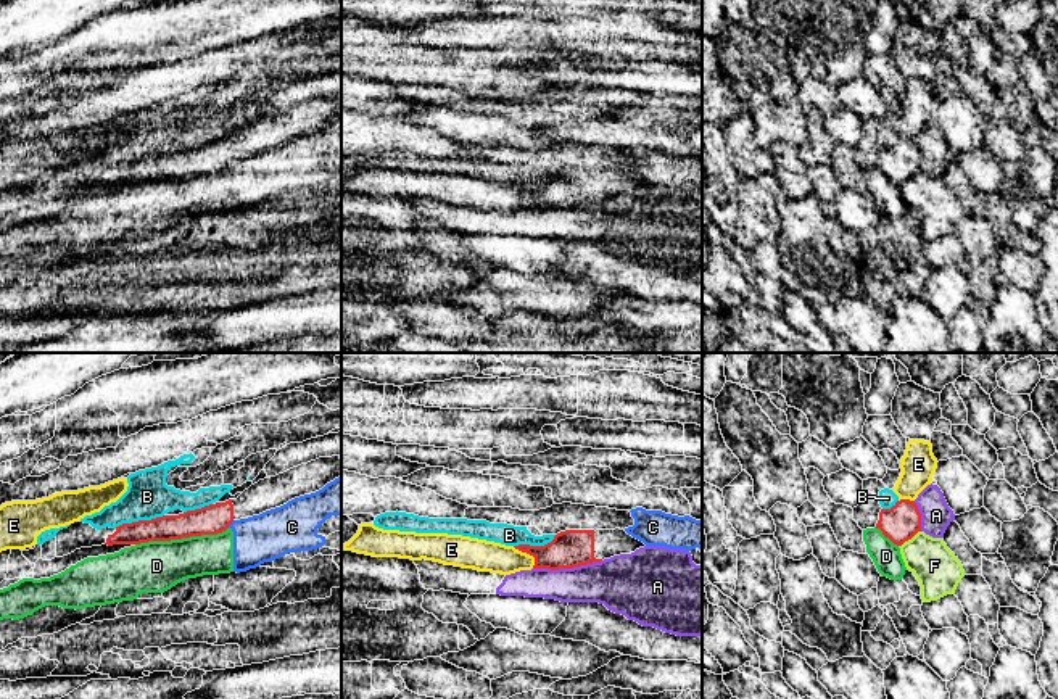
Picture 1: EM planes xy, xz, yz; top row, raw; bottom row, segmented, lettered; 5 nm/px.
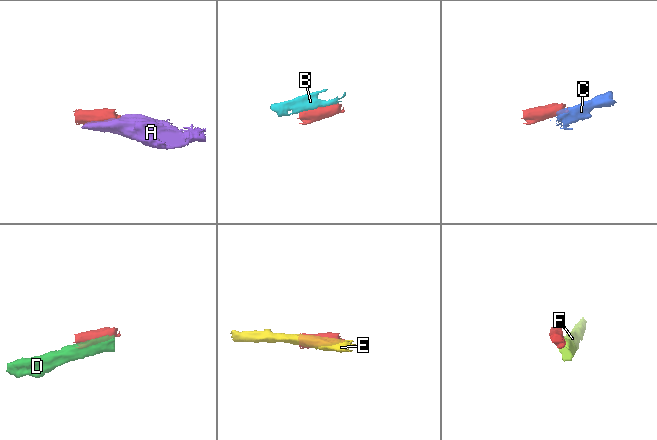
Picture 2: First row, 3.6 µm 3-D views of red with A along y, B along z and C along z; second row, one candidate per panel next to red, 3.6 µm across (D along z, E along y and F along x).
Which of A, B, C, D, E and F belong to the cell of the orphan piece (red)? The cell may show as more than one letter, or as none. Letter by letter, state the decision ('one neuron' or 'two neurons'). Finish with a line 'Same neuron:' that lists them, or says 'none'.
A: two neurons
B: two neurons
C: two neurons
D: two neurons
E: two neurons
F: two neurons
Same neuron: none

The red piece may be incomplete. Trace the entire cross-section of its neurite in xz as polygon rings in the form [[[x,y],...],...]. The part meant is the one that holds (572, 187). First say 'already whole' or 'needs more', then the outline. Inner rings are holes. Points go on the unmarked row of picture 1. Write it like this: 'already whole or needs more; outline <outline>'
needs more; outline [[[565,169],[544,185],[519,184],[515,188],[535,196],[533,208],[573,208],[631,193],[646,184],[625,169]]]

